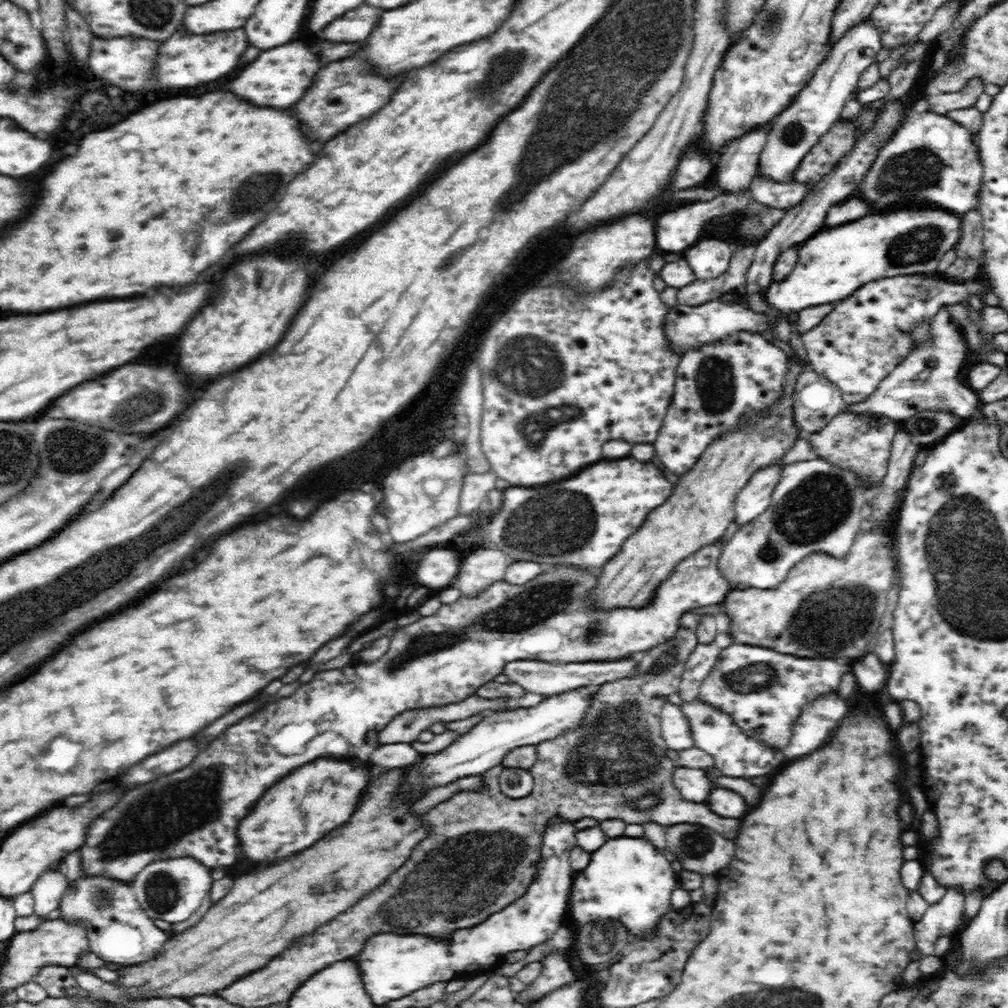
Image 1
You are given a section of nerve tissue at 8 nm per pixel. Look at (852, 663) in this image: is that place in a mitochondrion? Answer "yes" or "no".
no

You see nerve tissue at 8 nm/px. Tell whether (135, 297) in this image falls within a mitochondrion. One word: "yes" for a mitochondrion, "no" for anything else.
no

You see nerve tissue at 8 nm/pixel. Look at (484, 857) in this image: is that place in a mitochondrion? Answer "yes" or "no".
yes

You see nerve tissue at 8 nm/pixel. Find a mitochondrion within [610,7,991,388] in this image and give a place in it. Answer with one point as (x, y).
(921, 166)

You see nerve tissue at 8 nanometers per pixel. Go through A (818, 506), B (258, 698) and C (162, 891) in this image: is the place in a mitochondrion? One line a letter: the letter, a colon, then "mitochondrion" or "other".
A: mitochondrion
B: other
C: mitochondrion

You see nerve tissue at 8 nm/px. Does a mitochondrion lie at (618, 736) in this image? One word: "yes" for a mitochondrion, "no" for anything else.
yes

